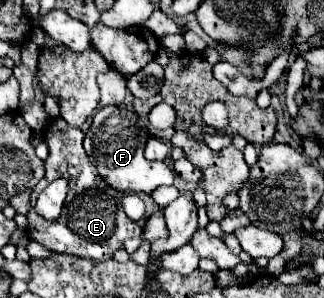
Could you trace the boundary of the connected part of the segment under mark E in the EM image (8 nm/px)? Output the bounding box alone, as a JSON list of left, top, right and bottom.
[26,118,144,262]

